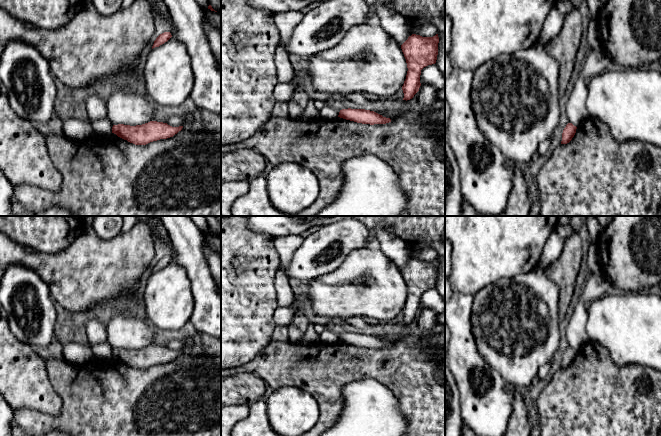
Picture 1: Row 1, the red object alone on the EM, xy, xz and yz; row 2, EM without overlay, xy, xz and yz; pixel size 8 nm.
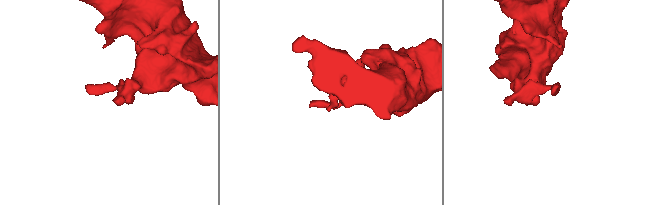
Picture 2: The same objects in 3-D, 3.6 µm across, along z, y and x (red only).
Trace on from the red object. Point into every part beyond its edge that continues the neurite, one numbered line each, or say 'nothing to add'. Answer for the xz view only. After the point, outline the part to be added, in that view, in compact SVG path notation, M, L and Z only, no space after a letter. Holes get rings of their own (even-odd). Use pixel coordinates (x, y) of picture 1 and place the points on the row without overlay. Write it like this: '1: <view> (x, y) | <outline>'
nothing to add

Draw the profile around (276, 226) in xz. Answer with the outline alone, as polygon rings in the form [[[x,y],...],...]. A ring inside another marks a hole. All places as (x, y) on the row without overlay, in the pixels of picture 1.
[[[247,216],[248,228],[273,238],[301,235],[312,227],[322,227],[352,216]]]

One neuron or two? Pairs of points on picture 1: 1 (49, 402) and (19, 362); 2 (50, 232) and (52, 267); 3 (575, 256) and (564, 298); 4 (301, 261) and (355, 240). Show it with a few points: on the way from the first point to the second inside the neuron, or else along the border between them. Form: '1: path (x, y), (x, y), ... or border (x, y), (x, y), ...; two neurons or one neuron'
1: path (39, 392), (19, 372); one neuron
2: border (71, 242), (54, 254), (29, 248); two neurons
3: path (567, 266), (565, 269), (565, 288); one neuron
4: path (314, 254), (329, 240), (335, 237), (342, 237); one neuron

